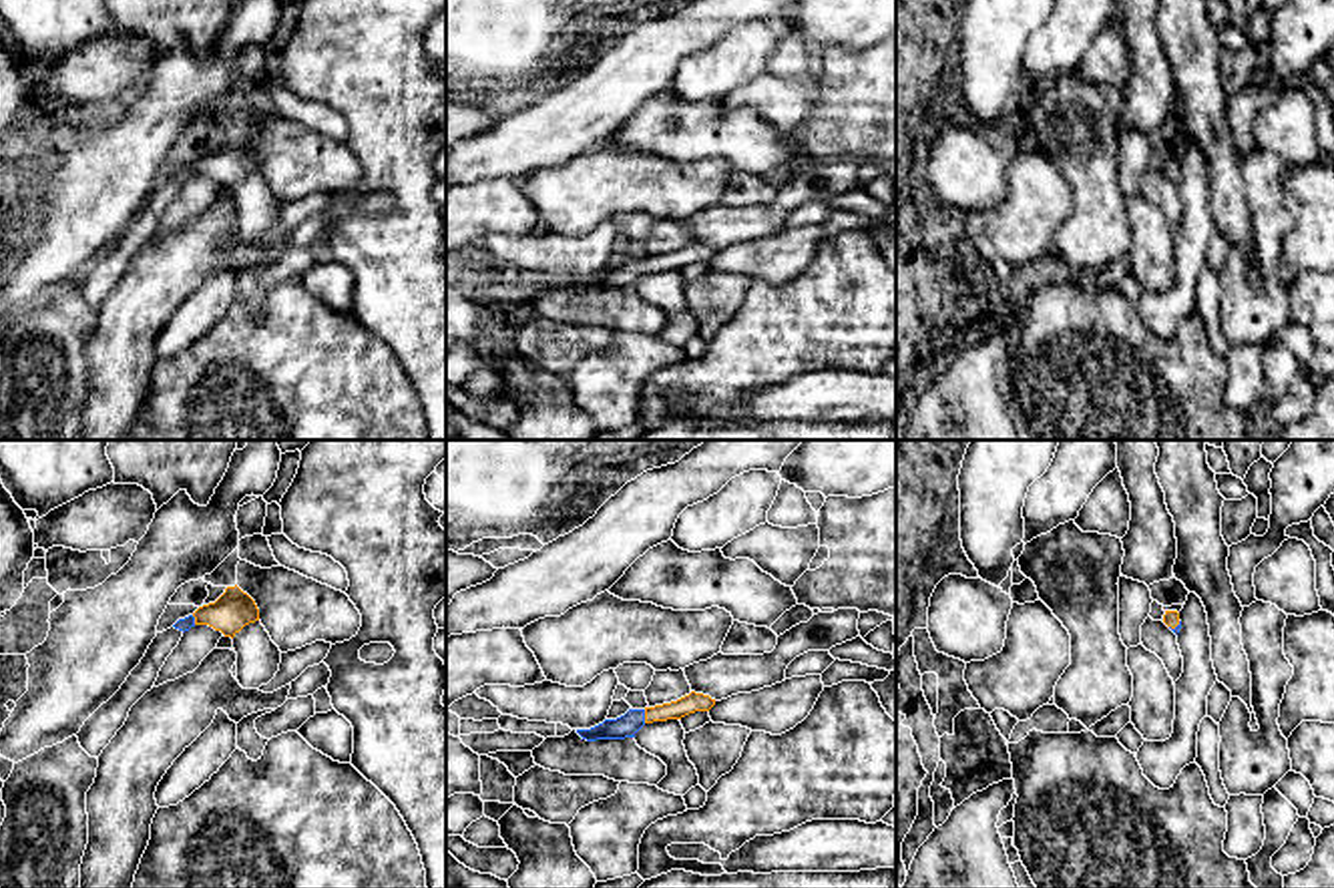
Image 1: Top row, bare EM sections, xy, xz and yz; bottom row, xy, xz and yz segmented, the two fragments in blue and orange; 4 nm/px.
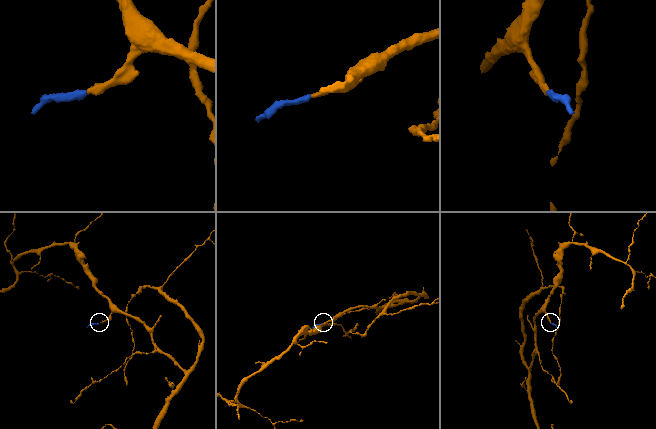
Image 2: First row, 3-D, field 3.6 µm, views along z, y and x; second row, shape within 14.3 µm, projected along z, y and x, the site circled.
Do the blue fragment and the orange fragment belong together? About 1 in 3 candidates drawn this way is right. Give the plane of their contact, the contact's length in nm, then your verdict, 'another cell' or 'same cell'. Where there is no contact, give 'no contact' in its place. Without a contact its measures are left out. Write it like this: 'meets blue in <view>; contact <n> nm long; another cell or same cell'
meets blue in xz; contact 60 nm long; same cell

